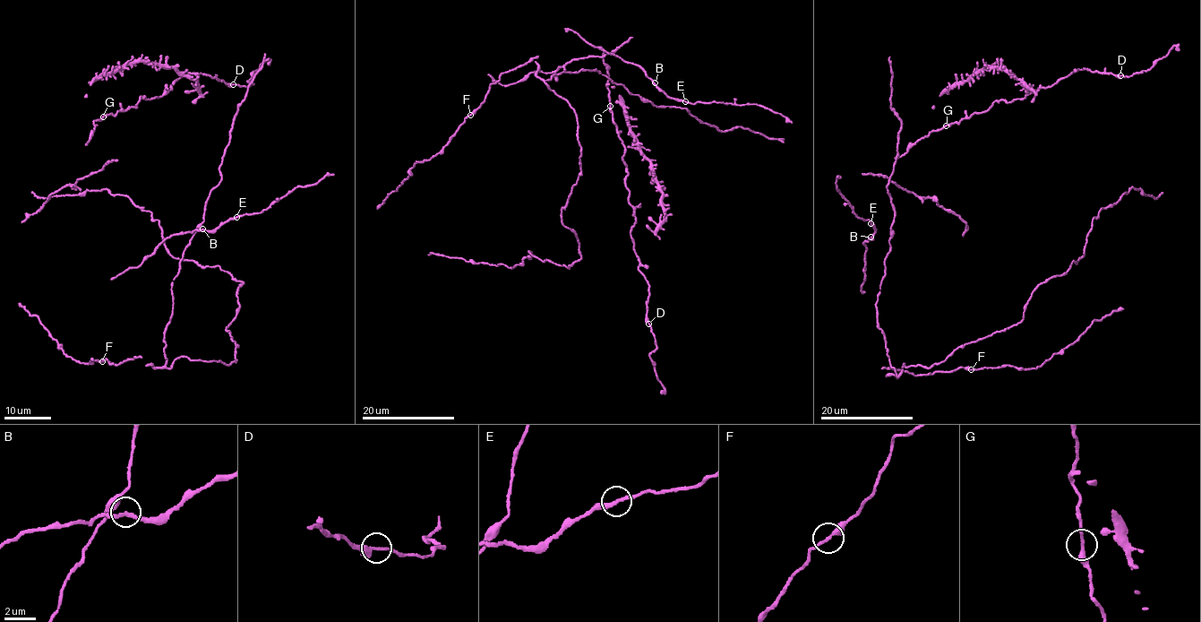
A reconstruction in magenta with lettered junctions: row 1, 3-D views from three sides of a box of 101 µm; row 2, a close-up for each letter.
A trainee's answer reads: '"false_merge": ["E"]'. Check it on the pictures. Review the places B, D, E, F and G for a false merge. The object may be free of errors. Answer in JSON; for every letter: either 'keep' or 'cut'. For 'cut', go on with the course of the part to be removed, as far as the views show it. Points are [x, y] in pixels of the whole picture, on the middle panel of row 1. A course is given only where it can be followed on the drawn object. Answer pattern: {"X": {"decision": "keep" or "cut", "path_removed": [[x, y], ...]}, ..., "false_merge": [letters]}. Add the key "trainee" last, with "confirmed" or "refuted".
{"B": {"decision": "keep"}, "D": {"decision": "keep"}, "E": {"decision": "keep"}, "F": {"decision": "keep"}, "G": {"decision": "keep"}, "false_merge": [], "trainee": "refuted"}

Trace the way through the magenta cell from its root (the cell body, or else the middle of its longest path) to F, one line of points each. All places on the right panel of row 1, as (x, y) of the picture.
F: (877, 314), (889, 365), (897, 376), (886, 375), (883, 368), (921, 375), (961, 367), (971, 369)

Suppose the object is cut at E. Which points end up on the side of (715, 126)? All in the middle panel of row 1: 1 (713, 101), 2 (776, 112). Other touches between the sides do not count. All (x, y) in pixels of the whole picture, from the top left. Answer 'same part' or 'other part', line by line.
1: other part
2: other part

